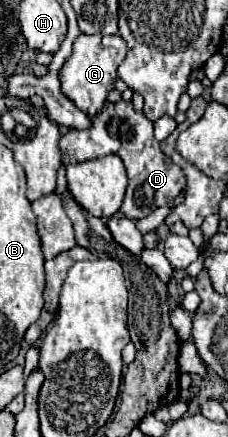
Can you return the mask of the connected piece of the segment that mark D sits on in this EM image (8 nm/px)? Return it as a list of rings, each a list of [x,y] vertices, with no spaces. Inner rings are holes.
[[[125,100],[117,104],[109,104],[101,114],[93,118],[93,126],[89,130],[81,130],[81,132],[69,130],[67,134],[63,134],[59,148],[65,164],[101,158],[103,152],[119,154],[125,162],[129,176],[129,186],[121,212],[133,220],[145,218],[155,208],[165,206],[169,200],[177,198],[187,186],[183,178],[183,170],[169,156],[161,152],[159,142],[153,138],[153,122],[145,118],[141,112],[135,112],[133,104]]]

